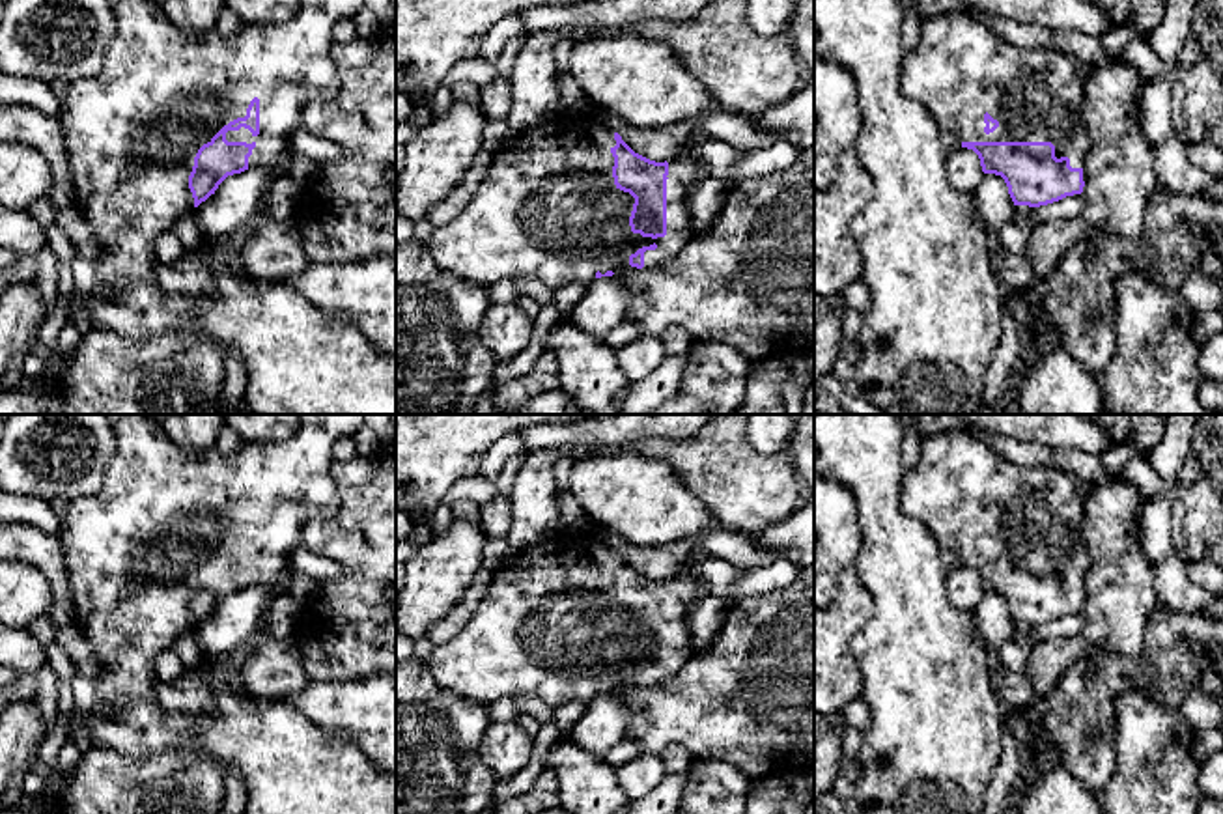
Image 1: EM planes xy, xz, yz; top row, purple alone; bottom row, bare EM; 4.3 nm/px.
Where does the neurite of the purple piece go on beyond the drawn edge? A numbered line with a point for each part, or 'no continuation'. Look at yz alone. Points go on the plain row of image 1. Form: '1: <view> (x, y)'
1: yz (960, 488)

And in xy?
1: xy (131, 551)

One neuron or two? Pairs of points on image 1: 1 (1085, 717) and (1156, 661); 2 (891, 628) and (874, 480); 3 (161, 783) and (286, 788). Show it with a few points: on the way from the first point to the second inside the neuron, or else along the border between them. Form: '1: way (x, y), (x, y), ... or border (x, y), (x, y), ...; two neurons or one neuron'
1: way (1096, 699), (1128, 667), (1138, 667); one neuron
2: way (891, 590), (891, 542), (882, 518); one neuron
3: border (180, 762), (193, 764), (210, 758), (224, 773); two neurons

